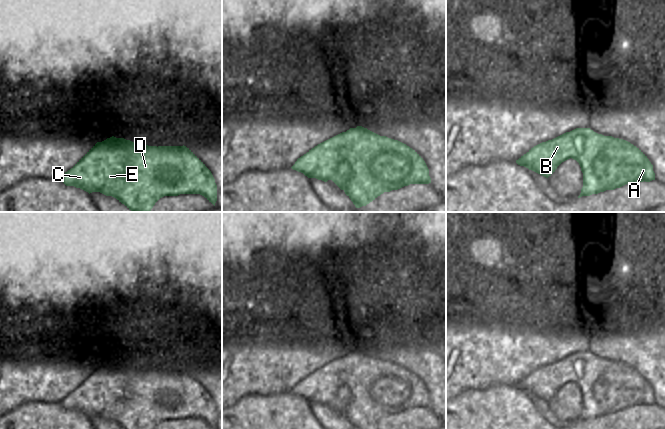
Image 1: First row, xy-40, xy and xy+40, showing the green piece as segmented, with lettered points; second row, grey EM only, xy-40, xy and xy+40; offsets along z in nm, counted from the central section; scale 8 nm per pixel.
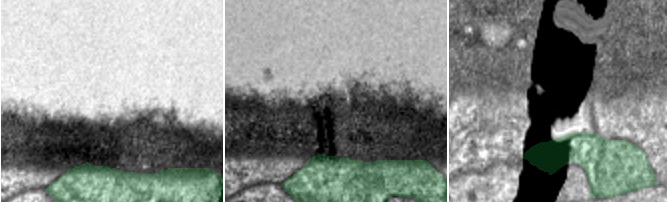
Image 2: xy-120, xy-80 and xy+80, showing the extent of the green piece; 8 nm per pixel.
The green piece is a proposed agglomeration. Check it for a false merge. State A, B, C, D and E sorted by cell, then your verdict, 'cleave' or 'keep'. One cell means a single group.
A / B C D E | cleave

